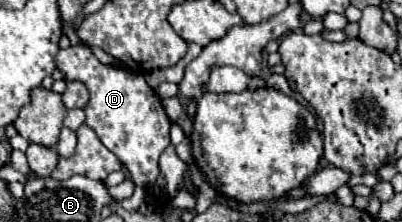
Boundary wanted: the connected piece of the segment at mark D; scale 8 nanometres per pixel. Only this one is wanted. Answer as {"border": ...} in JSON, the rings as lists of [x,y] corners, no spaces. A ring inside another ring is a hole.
{"border":[[[86,45],[58,51],[56,67],[62,71],[64,79],[76,79],[88,87],[90,101],[84,107],[86,125],[92,127],[104,147],[124,163],[124,167],[130,171],[132,181],[136,185],[154,183],[160,175],[158,157],[170,145],[172,125],[160,103],[158,93],[148,87],[140,73],[128,69],[114,69],[112,65],[100,63],[94,57],[92,49]]]}

